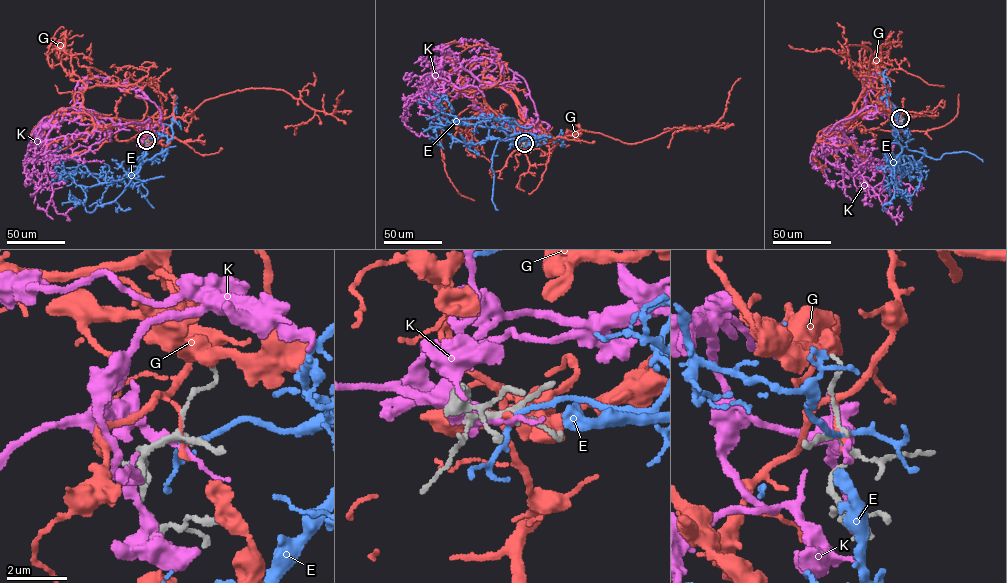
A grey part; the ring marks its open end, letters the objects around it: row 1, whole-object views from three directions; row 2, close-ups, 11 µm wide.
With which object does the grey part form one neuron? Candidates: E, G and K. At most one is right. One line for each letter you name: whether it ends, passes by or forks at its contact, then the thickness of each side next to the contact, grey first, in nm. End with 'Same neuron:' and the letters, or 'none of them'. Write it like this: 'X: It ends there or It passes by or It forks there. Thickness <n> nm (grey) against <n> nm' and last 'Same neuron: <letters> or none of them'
K: It passes by. Thickness 190 nm (grey) against 200 nm
Same neuron: K

